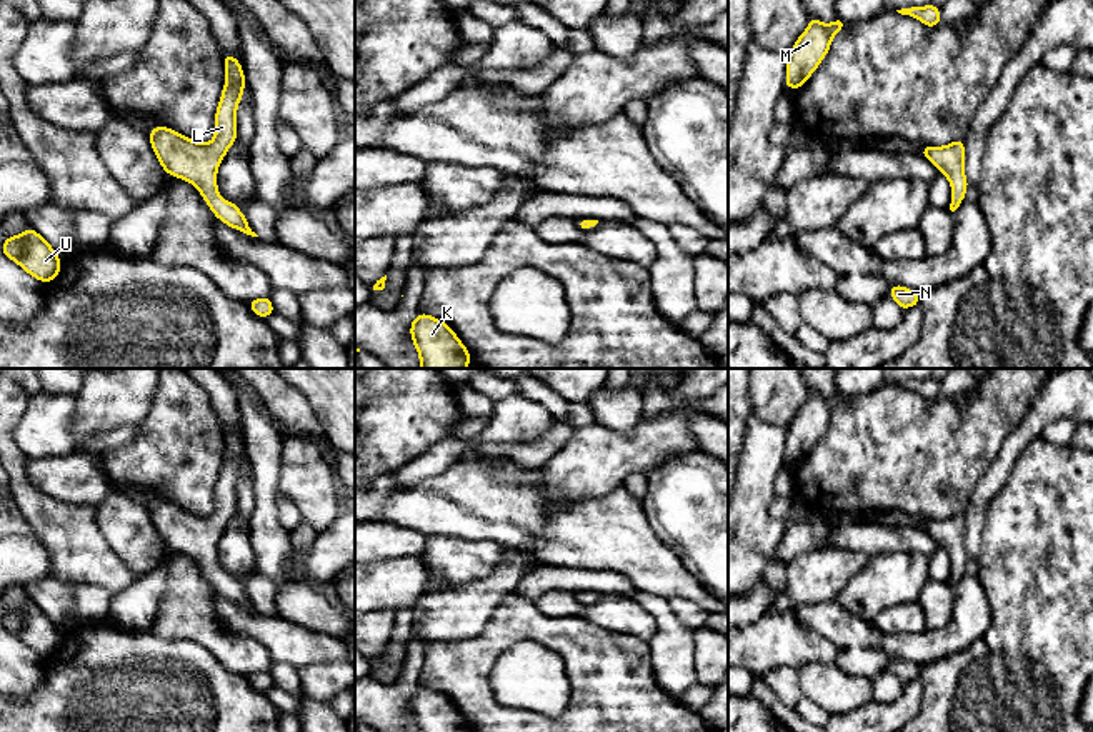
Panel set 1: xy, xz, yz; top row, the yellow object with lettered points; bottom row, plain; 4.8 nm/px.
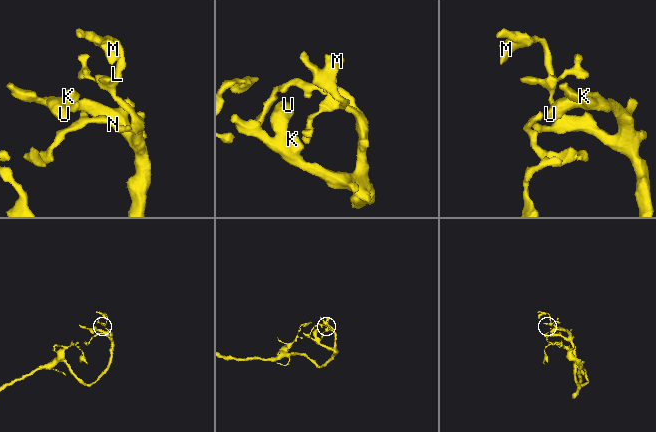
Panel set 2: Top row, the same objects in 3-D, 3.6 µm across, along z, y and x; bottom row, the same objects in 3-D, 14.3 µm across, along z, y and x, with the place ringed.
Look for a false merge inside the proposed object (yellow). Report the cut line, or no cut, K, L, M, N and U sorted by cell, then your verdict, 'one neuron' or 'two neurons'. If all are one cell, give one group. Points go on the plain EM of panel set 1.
cut none; groups K L M N U; one neuron

